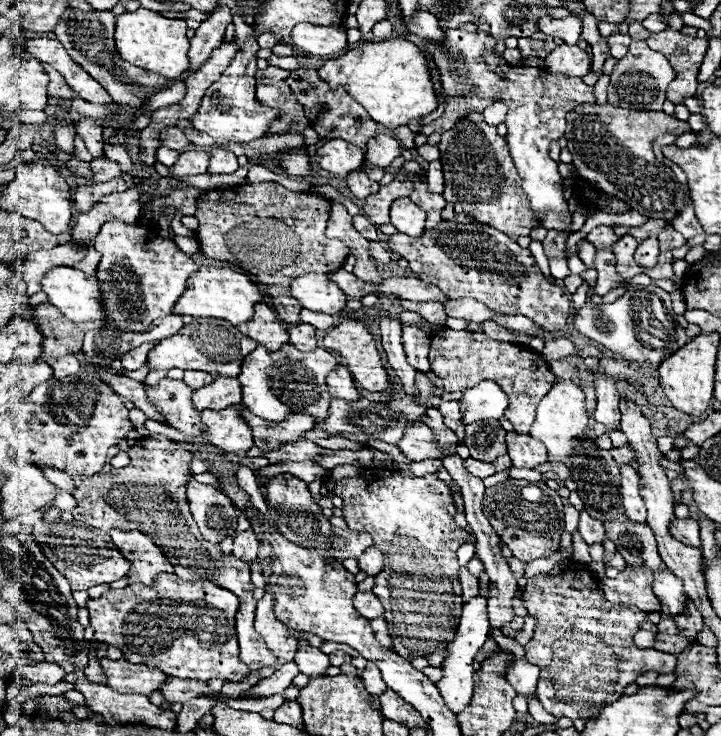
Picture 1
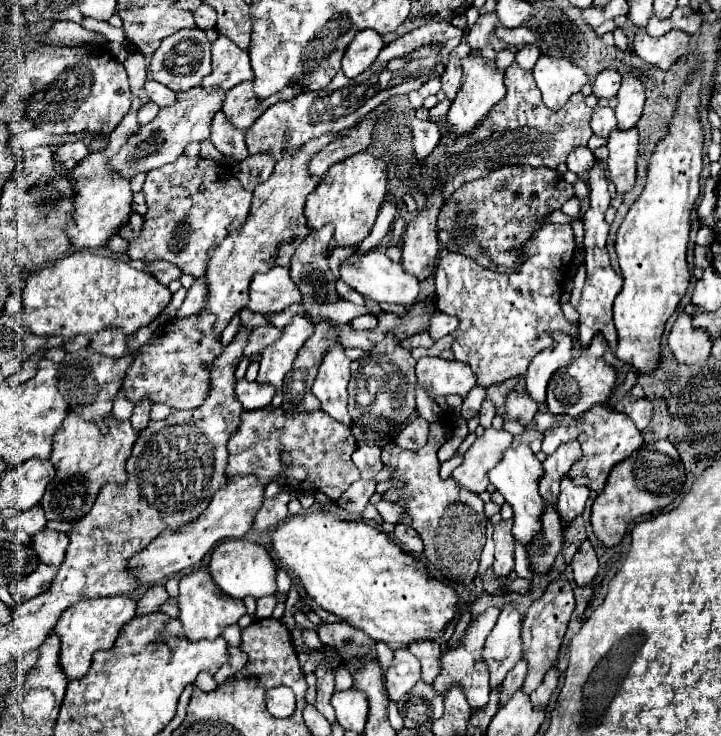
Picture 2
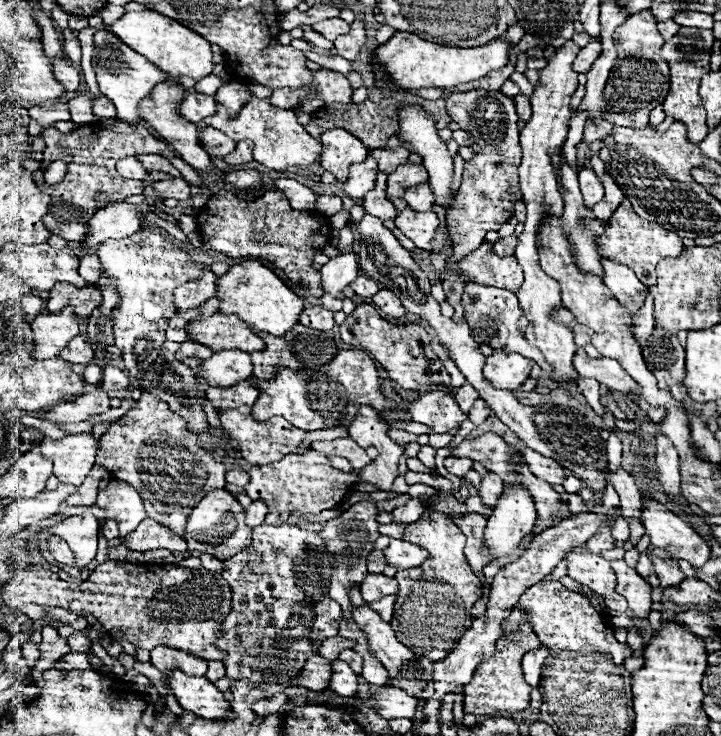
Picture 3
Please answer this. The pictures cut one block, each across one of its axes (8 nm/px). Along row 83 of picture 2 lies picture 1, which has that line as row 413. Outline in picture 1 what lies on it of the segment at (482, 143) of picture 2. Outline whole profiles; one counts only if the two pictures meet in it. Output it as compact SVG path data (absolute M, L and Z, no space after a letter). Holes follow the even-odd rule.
M444 328L432 334L430 344L430 364L434 374L444 380L444 392L464 392L472 388L478 380L494 380L504 388L510 404L506 410L506 418L514 424L518 434L528 434L534 422L536 404L542 396L546 396L548 388L556 382L556 376L550 372L544 360L538 360L530 348L522 344L508 344L490 340L486 334L468 334L464 330Z

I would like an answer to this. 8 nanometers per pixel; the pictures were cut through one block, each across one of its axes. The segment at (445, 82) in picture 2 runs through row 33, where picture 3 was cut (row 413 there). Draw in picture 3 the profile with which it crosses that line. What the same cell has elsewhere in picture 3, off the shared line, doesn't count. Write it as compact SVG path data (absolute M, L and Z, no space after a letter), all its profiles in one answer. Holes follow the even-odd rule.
M470 384L460 386L458 392L456 392L456 402L458 402L458 406L460 406L460 410L462 410L464 414L468 414L468 410L472 408L472 404L474 404L476 398L478 398L478 392L476 392L476 388L472 388Z

